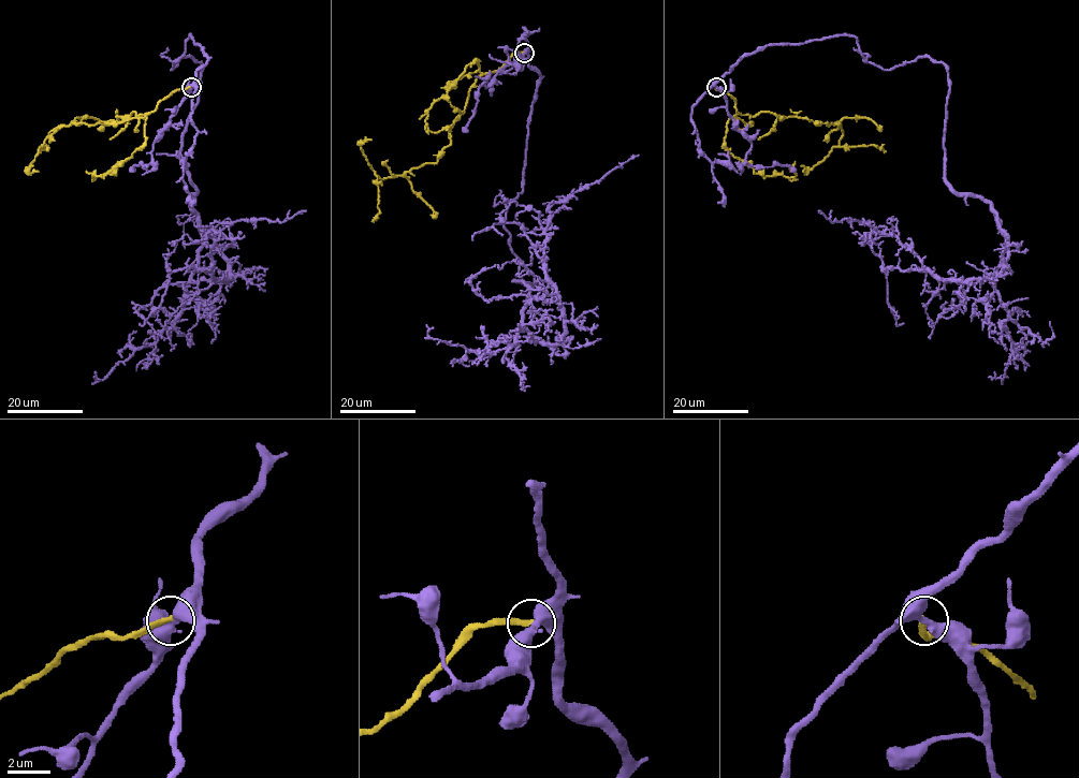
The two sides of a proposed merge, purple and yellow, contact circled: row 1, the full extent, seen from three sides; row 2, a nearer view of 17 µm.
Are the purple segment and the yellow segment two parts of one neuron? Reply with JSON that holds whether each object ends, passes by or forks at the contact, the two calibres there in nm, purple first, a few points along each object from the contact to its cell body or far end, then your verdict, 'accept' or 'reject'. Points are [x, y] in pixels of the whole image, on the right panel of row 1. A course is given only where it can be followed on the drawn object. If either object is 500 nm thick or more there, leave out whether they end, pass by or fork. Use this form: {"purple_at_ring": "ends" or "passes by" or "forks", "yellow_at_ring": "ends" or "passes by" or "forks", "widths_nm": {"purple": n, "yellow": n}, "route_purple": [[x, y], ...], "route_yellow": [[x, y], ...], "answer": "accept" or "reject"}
{"purple_at_ring": "passes by", "yellow_at_ring": "ends", "widths_nm": {"purple": 460, "yellow": 240}, "route_purple": [[716, 86], [840, 35], [942, 62], [945, 179], [1007, 260], [944, 280], [818, 211]], "route_yellow": [[716, 86], [734, 100], [742, 115], [772, 112], [840, 126], [842, 136], [837, 146], [803, 172]], "answer": "reject"}

